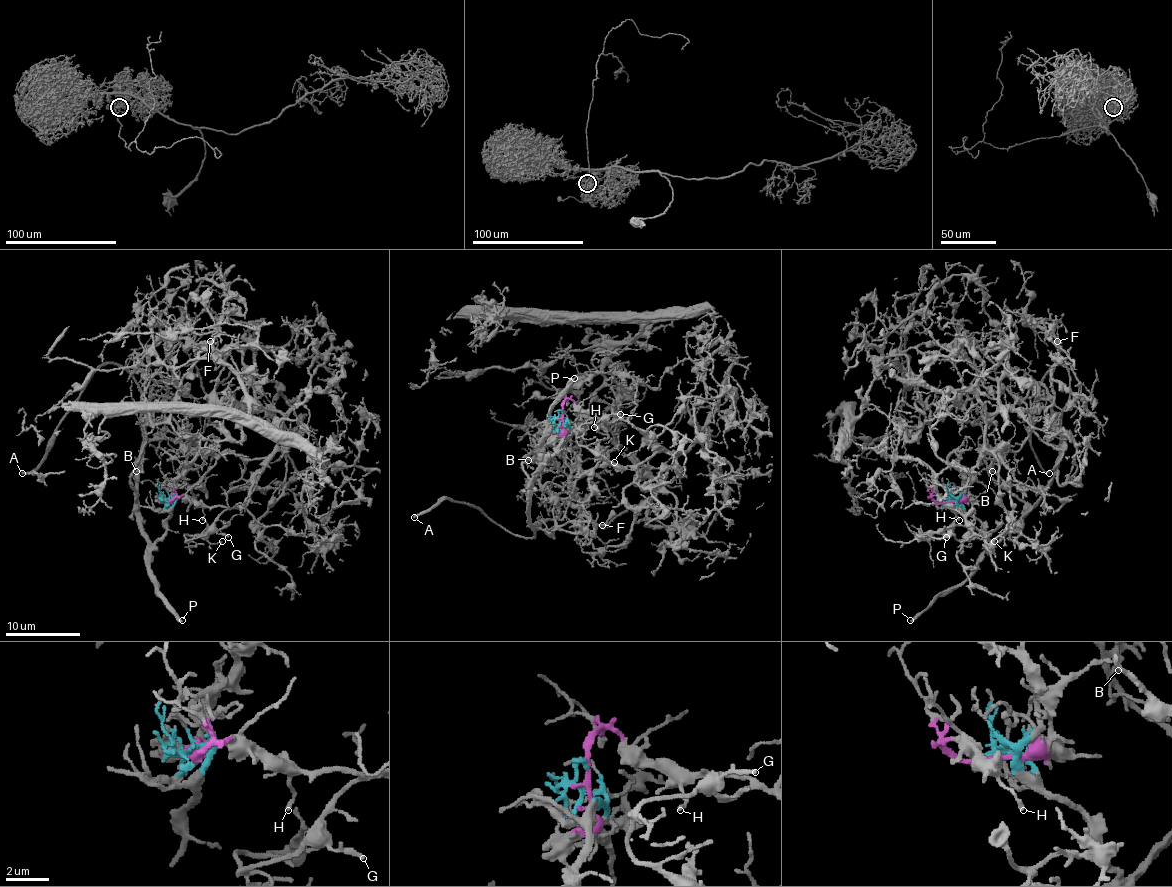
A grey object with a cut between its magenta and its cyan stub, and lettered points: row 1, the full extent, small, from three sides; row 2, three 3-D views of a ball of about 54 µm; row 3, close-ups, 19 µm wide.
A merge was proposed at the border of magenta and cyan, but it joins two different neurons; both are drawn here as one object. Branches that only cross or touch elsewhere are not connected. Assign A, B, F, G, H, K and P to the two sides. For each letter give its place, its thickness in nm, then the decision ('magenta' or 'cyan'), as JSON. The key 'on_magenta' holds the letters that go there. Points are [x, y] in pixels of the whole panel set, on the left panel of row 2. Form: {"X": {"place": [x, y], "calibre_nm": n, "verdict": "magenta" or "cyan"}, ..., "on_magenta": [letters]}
{"A": {"place": [22, 473], "calibre_nm": 280, "verdict": "cyan"}, "B": {"place": [136, 471], "calibre_nm": 190, "verdict": "cyan"}, "F": {"place": [210, 341], "calibre_nm": 130, "verdict": "magenta"}, "G": {"place": [228, 537], "calibre_nm": 220, "verdict": "magenta"}, "H": {"place": [202, 520], "calibre_nm": 160, "verdict": "magenta"}, "K": {"place": [222, 541], "calibre_nm": 170, "verdict": "magenta"}, "P": {"place": [182, 620], "calibre_nm": 320, "verdict": "cyan"}, "on_magenta": ["F", "G", "H", "K"]}

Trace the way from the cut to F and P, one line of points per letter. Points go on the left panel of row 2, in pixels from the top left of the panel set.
F: (169, 503), (186, 496), (242, 507), (275, 448), (281, 414), (244, 401), (253, 327), (221, 319), (210, 342)
P: (169, 503), (167, 500), (167, 530), (150, 552), (150, 576), (156, 593), (182, 621)

